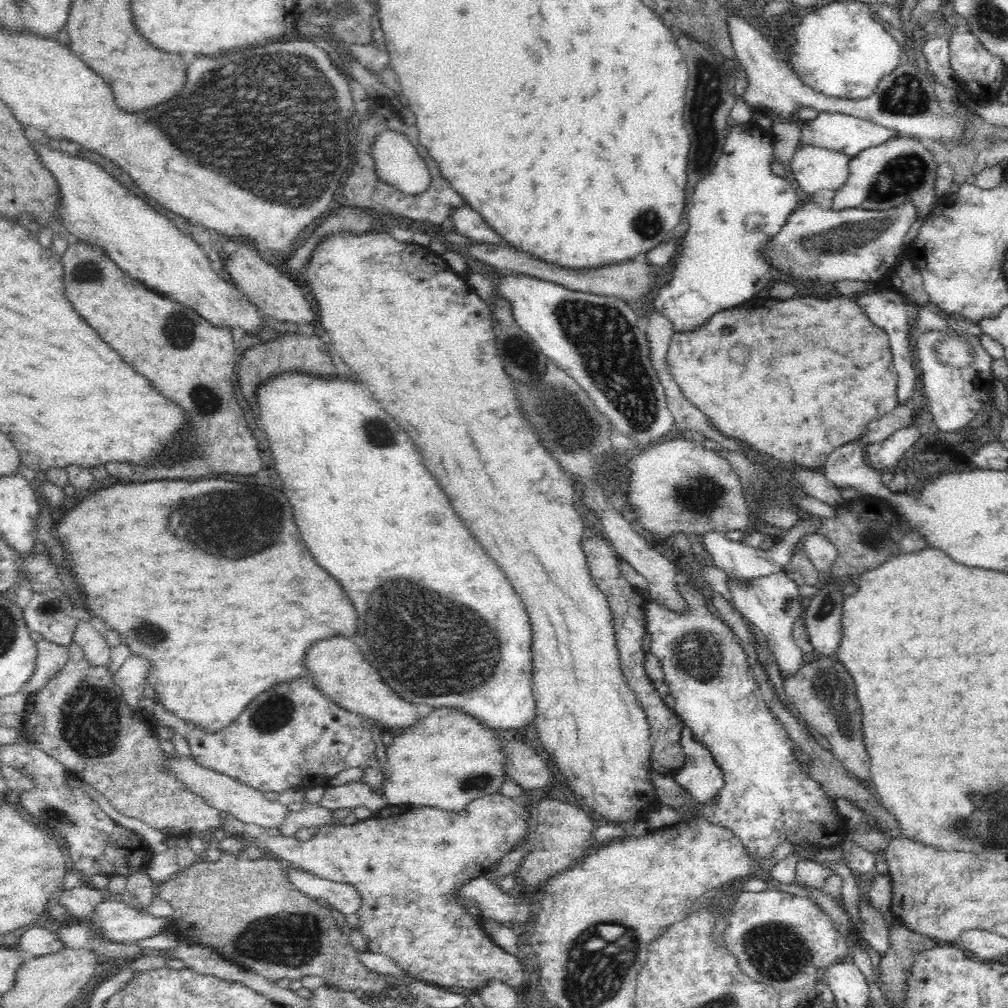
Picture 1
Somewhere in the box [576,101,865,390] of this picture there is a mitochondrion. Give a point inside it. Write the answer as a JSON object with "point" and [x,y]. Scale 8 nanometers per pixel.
{"point":[646,222]}

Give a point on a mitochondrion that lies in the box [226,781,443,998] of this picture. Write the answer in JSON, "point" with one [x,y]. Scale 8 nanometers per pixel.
{"point":[290,942]}

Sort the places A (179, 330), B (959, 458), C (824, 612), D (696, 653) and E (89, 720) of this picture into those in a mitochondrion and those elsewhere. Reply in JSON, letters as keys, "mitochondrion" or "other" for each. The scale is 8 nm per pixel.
{"A":"mitochondrion","B":"other","C":"mitochondrion","D":"mitochondrion","E":"mitochondrion"}

